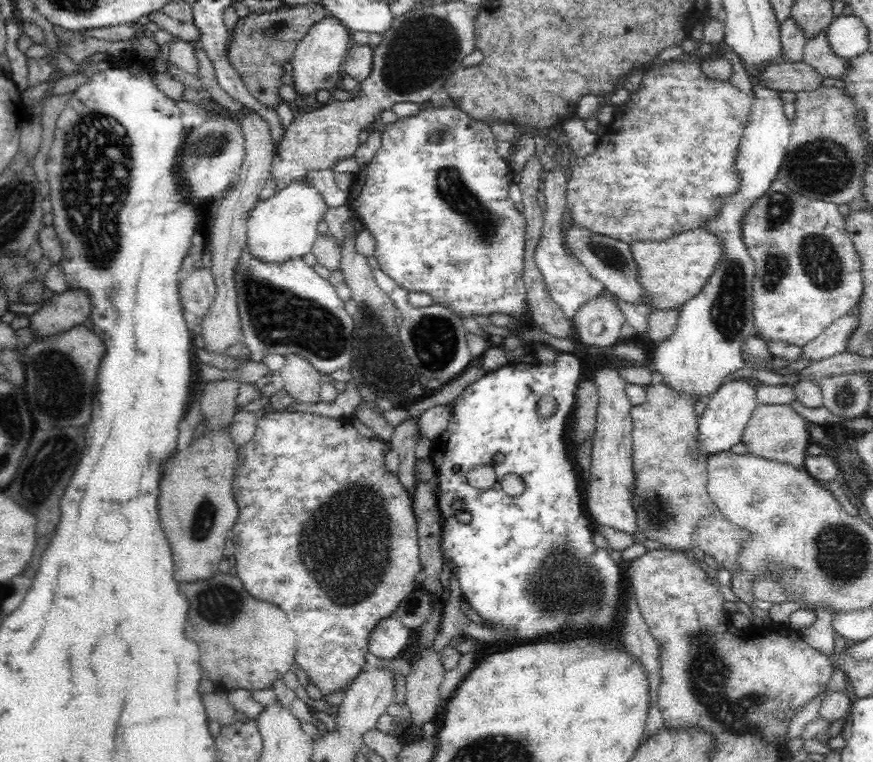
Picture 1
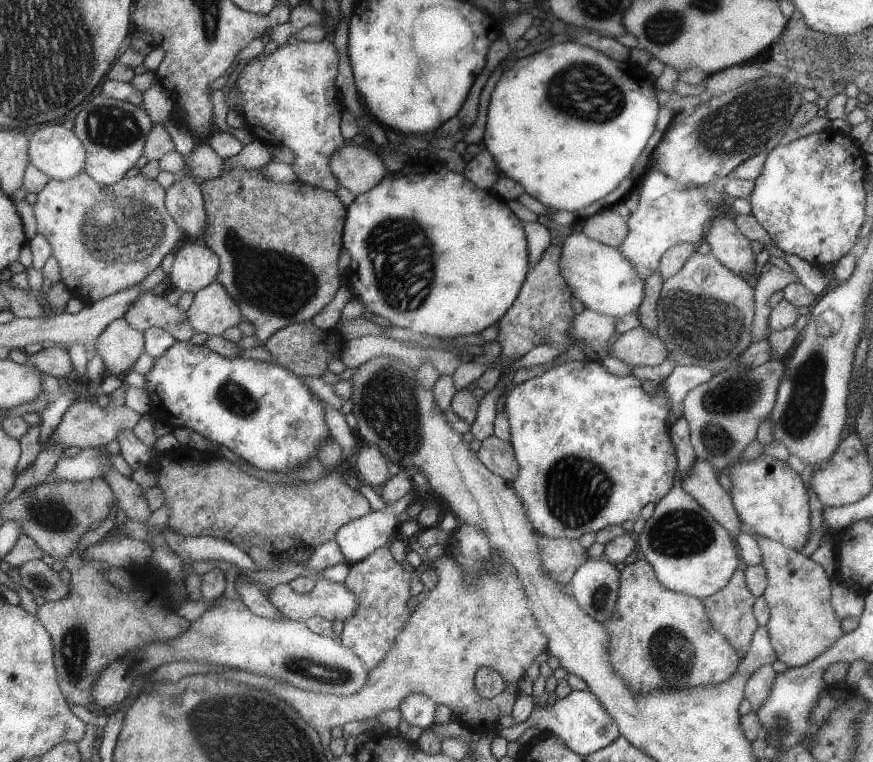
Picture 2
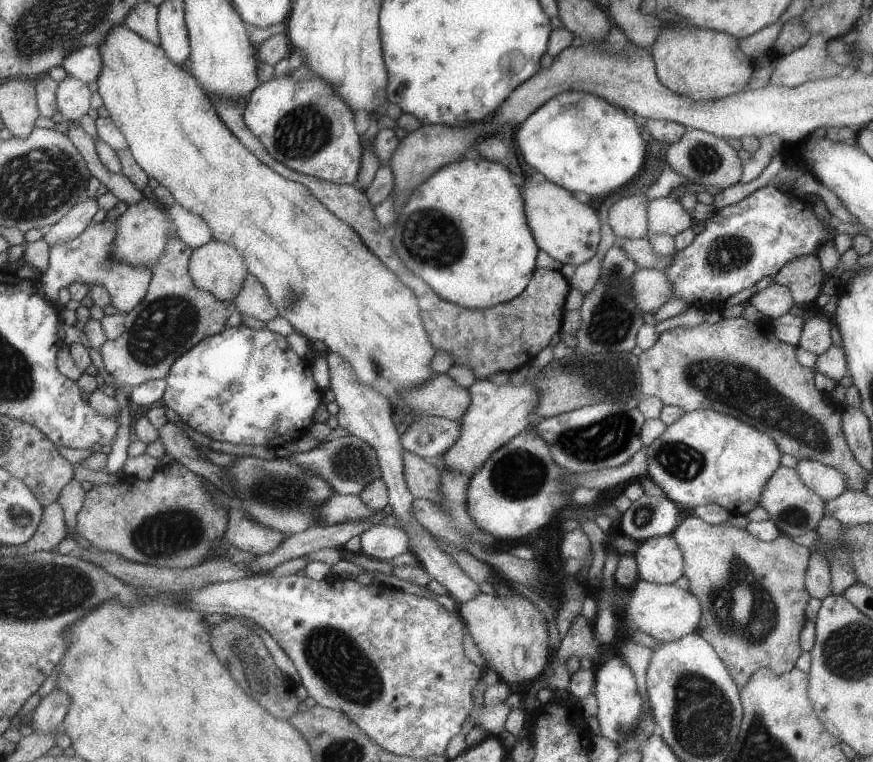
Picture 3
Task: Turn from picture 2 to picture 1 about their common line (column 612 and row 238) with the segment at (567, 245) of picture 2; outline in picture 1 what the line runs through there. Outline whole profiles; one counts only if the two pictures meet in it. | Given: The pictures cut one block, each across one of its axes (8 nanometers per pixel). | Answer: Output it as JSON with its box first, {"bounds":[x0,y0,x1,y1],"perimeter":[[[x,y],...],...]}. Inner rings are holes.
{"bounds":[247,179,329,263],"perimeter":[[[308,179],[294,180],[286,188],[276,191],[265,200],[259,200],[249,212],[247,247],[251,255],[263,263],[284,263],[311,252],[318,238],[317,226],[324,221],[329,206],[319,190],[307,183]]]}

